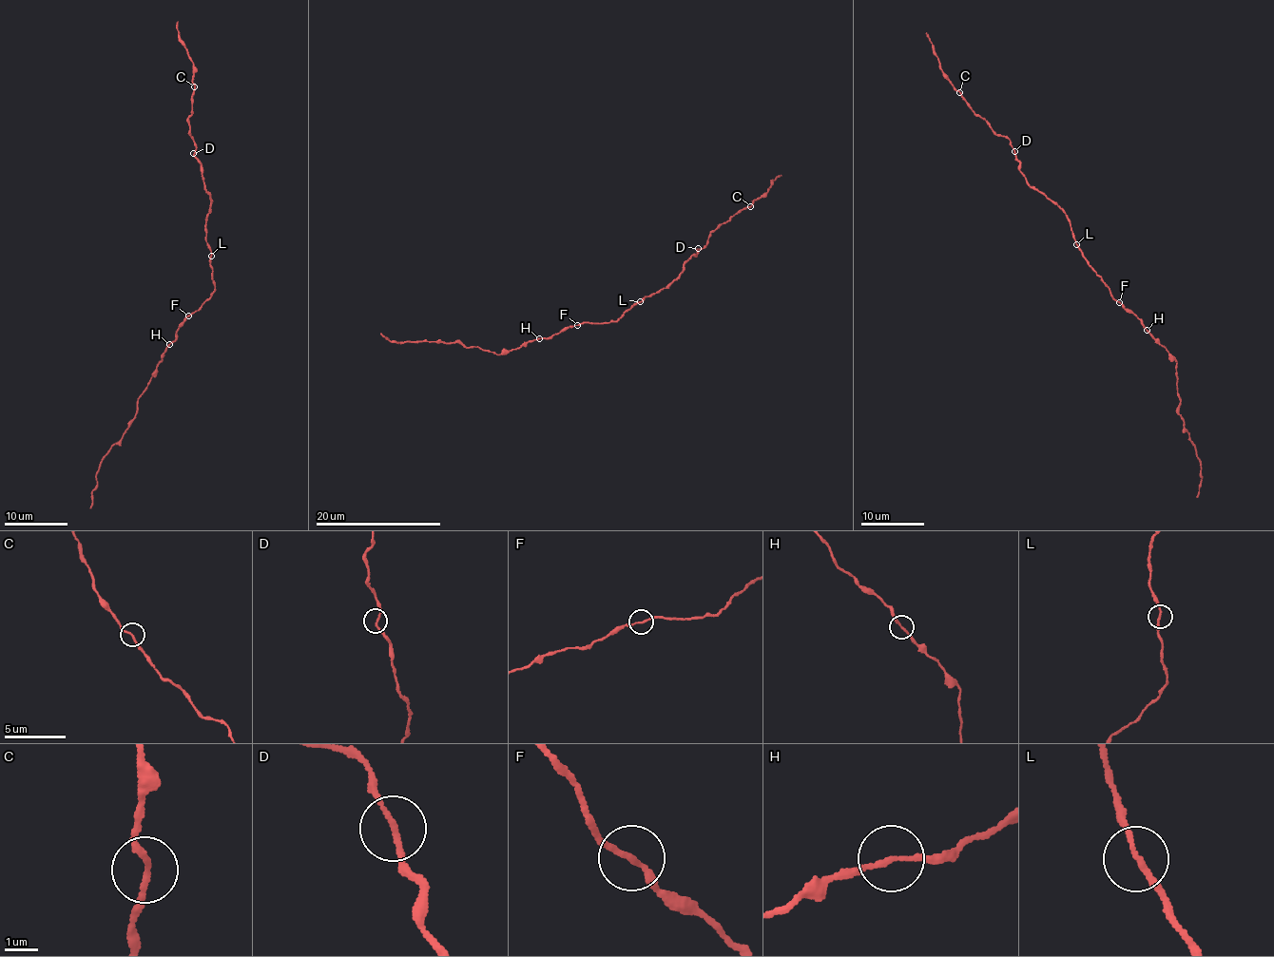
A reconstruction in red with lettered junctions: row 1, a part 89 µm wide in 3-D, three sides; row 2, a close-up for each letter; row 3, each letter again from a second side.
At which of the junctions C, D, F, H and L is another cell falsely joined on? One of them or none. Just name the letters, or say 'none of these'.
H

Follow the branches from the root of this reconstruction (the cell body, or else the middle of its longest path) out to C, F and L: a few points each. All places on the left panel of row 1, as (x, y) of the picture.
C: (212, 272), (205, 224), (211, 201), (202, 166), (194, 156), (195, 144), (188, 134), (194, 86)
F: (212, 272), (213, 291), (188, 315)
L: (212, 272), (211, 256)

